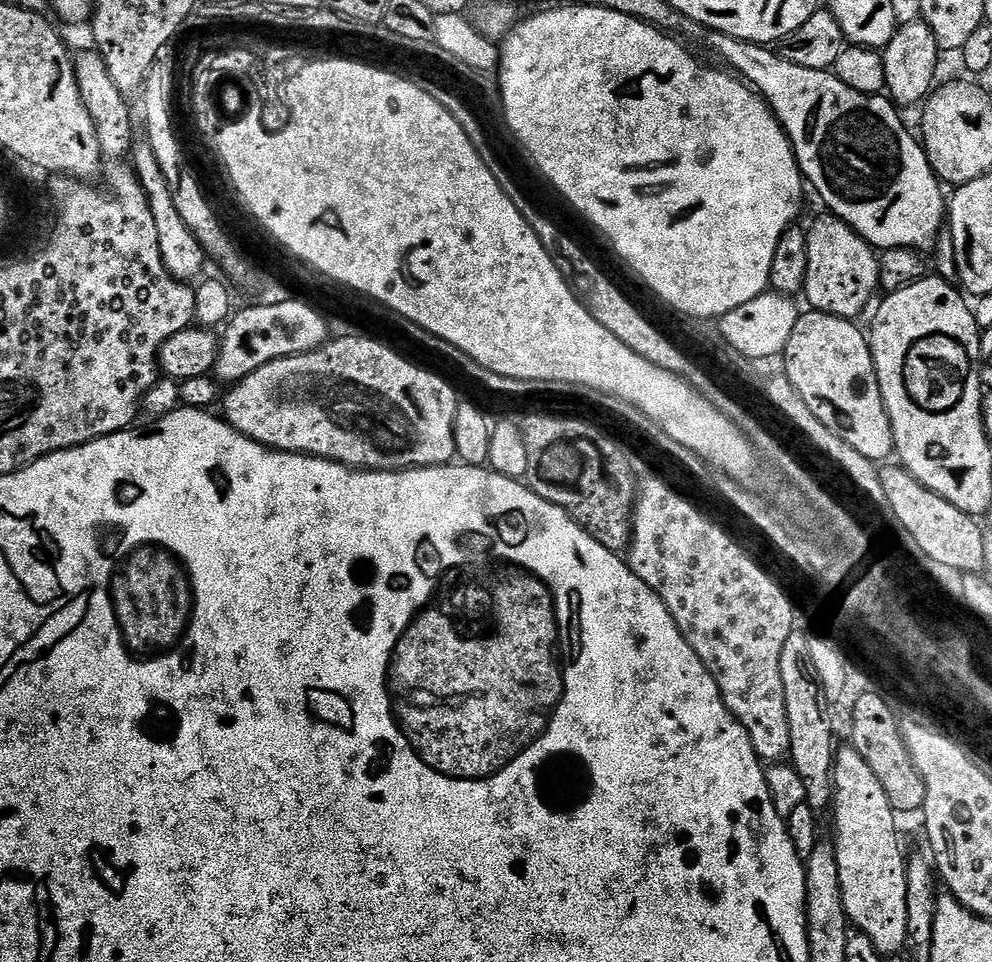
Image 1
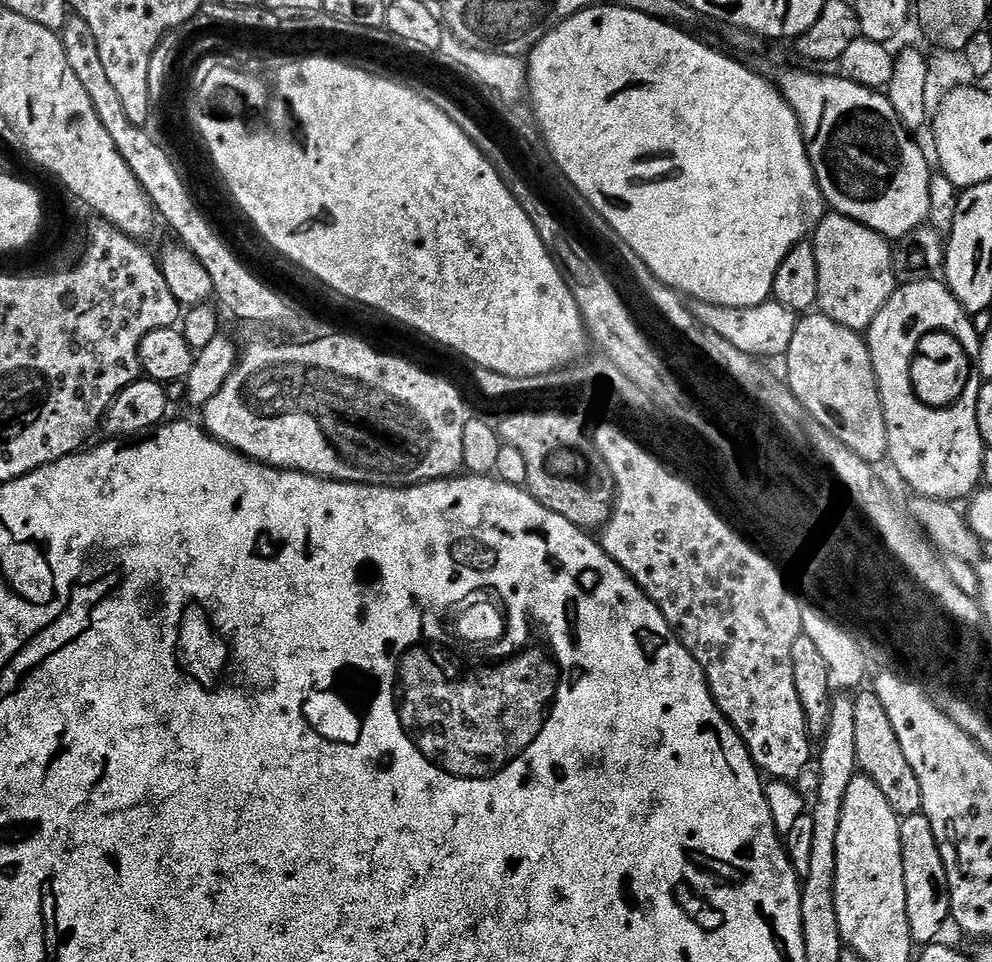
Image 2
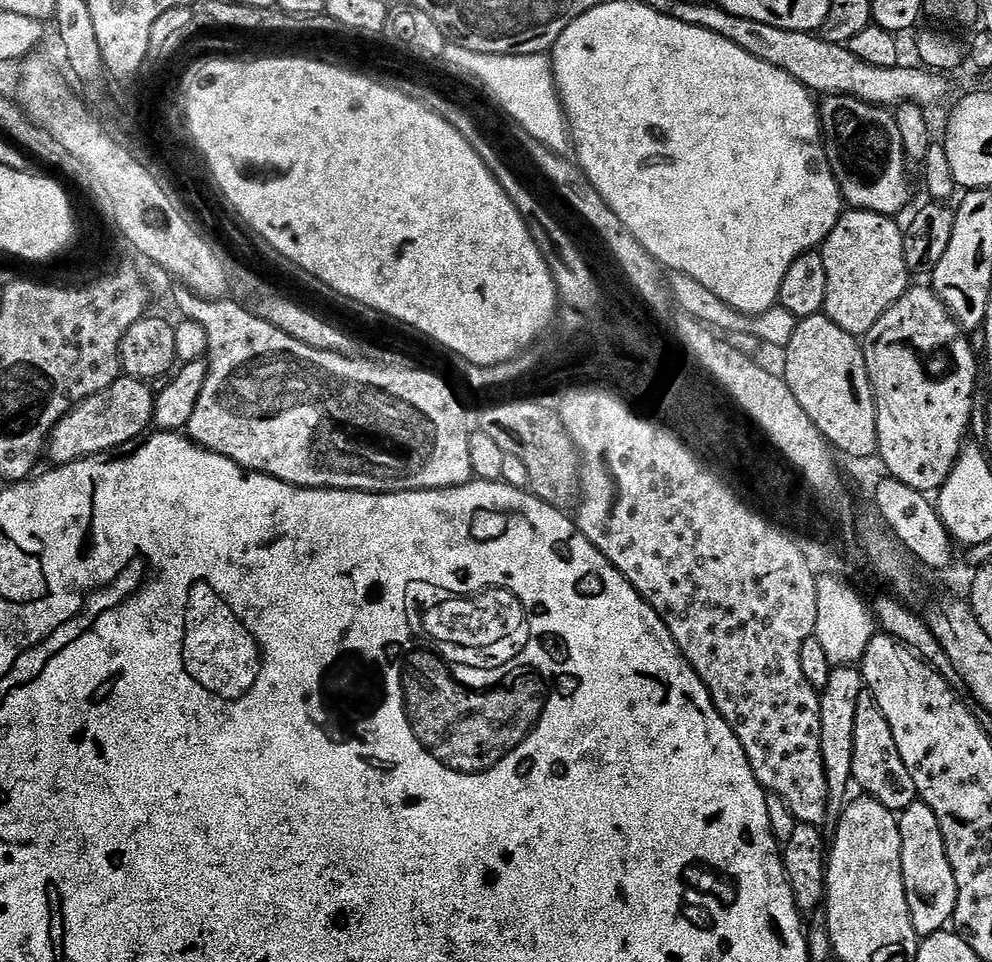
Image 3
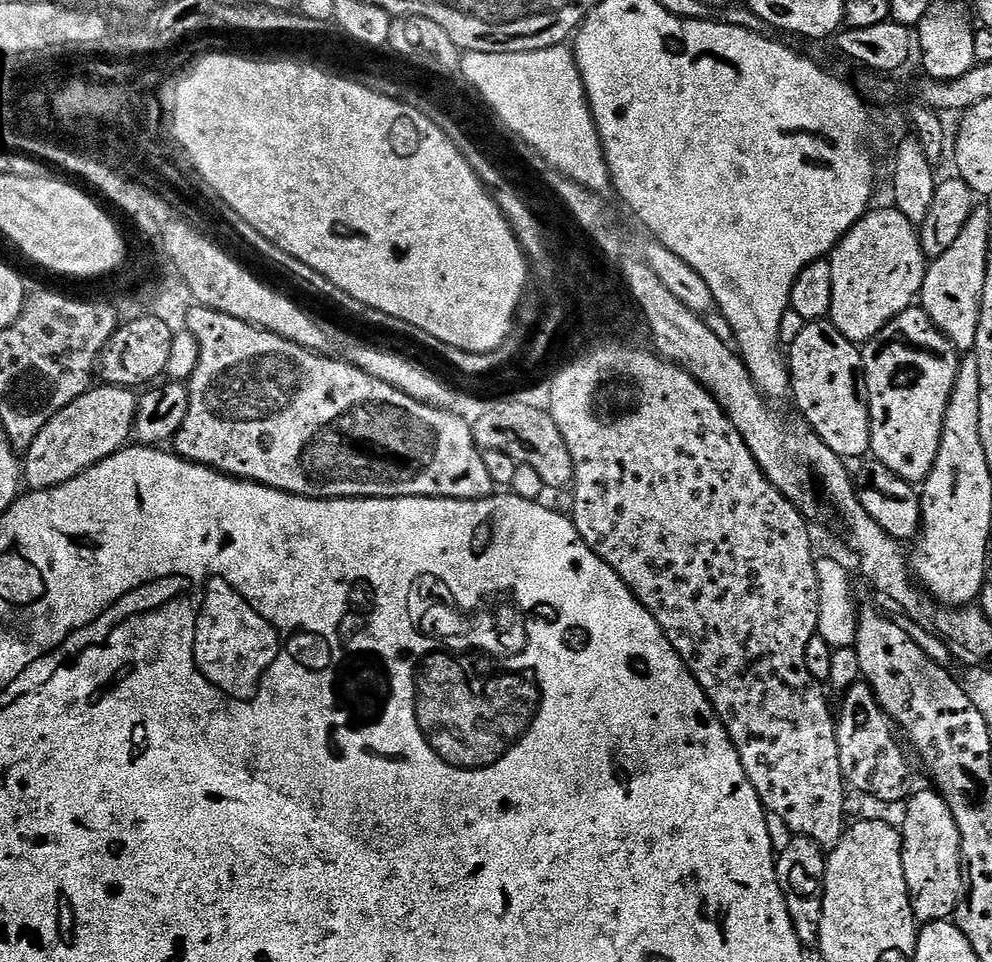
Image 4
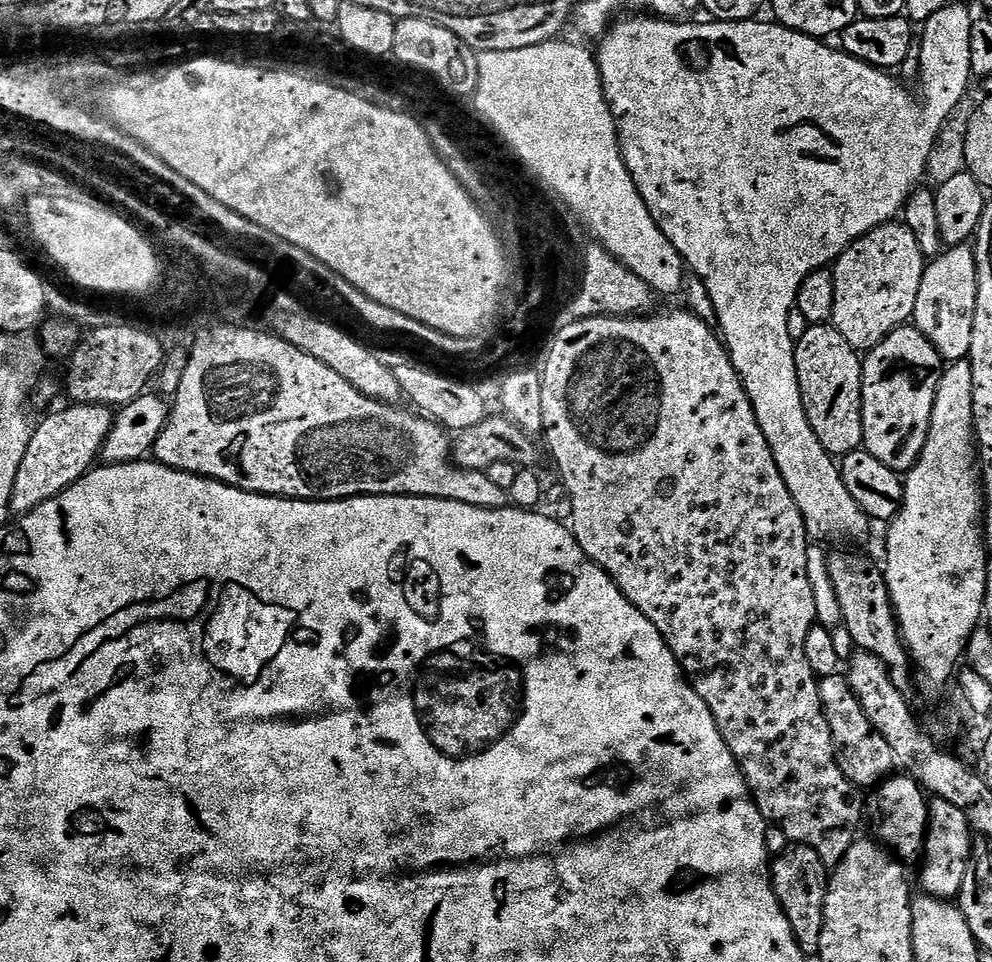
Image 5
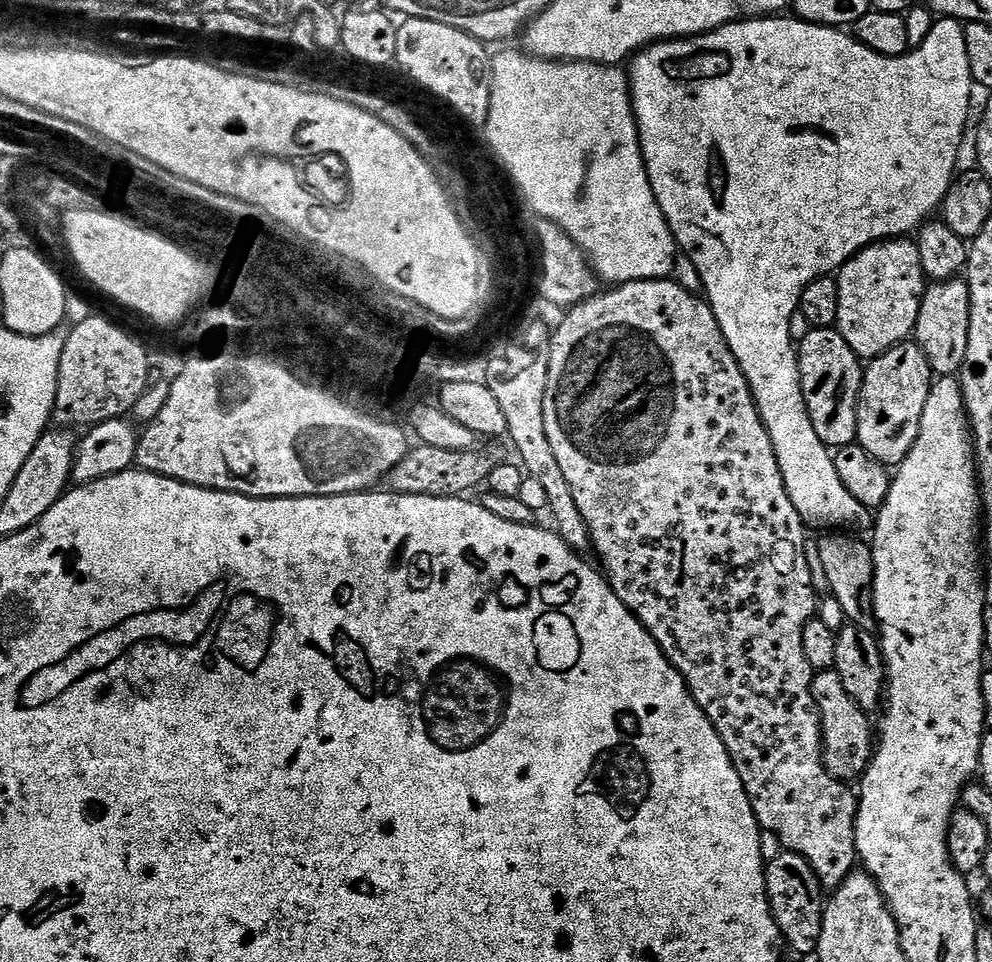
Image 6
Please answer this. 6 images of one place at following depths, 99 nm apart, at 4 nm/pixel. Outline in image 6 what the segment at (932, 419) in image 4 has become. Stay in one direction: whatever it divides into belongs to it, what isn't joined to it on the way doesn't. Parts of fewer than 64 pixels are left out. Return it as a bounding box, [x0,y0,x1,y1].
[856,342,934,466]

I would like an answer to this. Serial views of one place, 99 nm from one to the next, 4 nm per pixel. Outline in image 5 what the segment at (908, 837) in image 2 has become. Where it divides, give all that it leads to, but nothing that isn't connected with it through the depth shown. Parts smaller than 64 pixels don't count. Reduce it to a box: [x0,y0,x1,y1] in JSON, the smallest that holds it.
[921,798,974,899]

